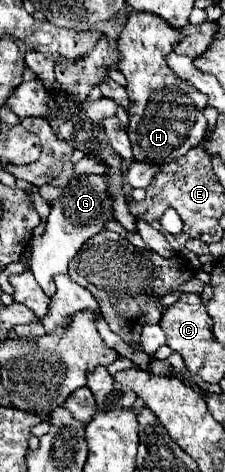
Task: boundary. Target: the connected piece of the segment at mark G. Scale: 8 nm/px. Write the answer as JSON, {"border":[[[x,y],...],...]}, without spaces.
{"border":[[[74,176],[58,198],[52,204],[52,212],[48,218],[46,234],[36,236],[30,242],[30,272],[34,274],[36,282],[42,286],[48,298],[54,296],[54,276],[60,272],[68,272],[68,262],[74,260],[82,244],[104,230],[104,224],[114,220],[112,206],[108,198],[108,178],[106,176]]]}

